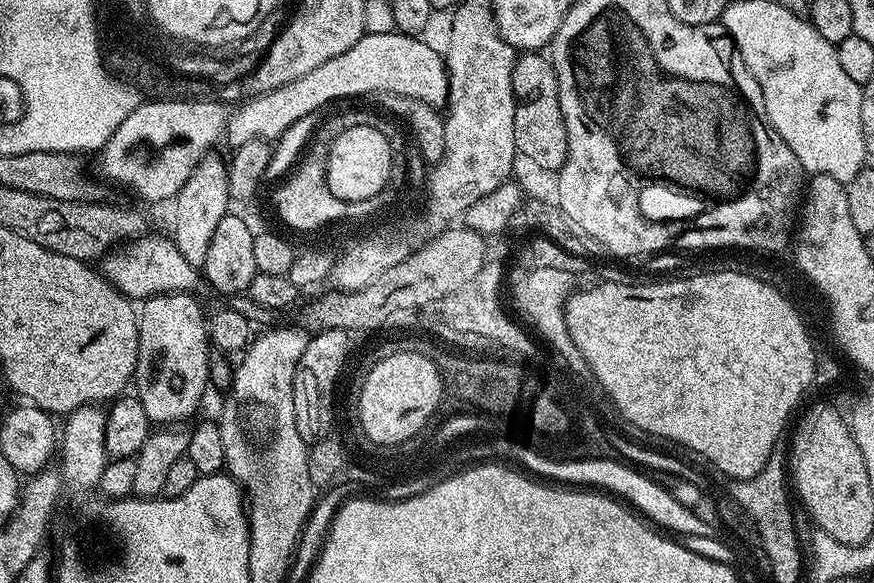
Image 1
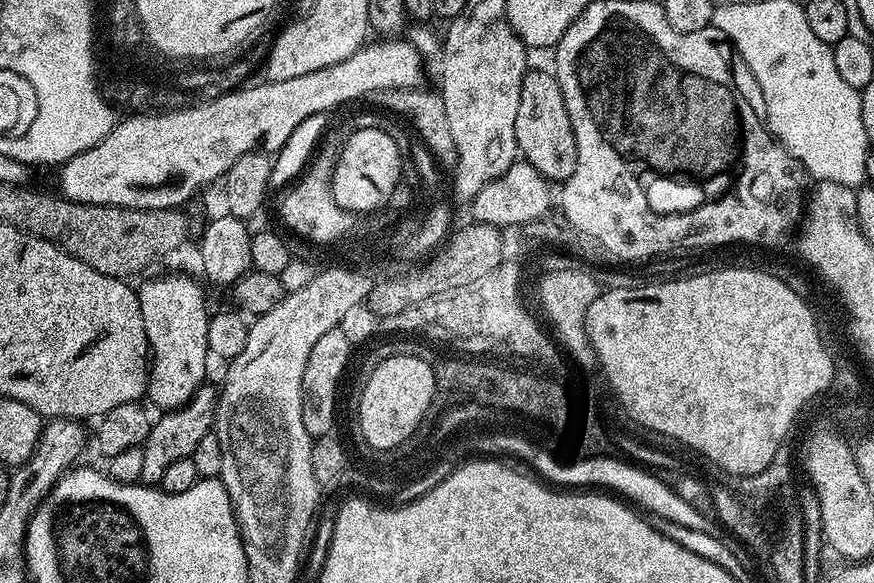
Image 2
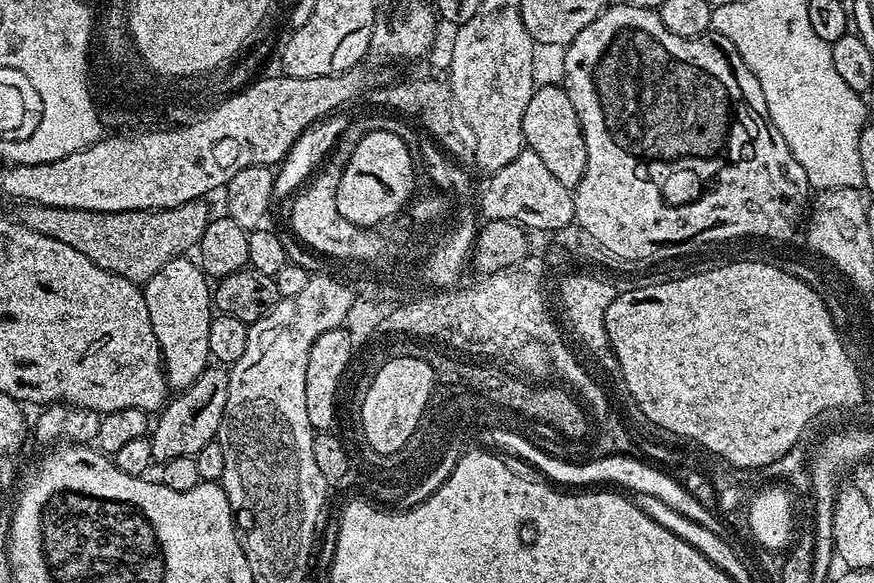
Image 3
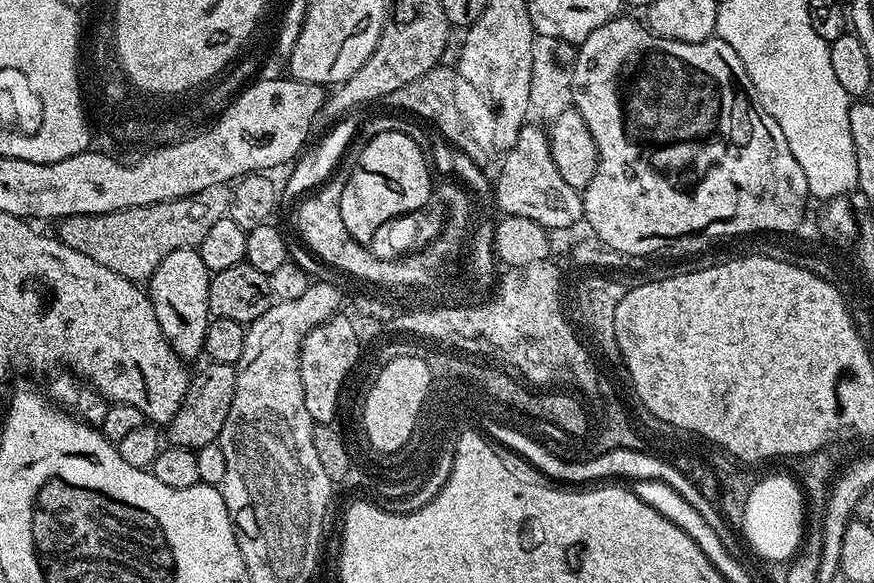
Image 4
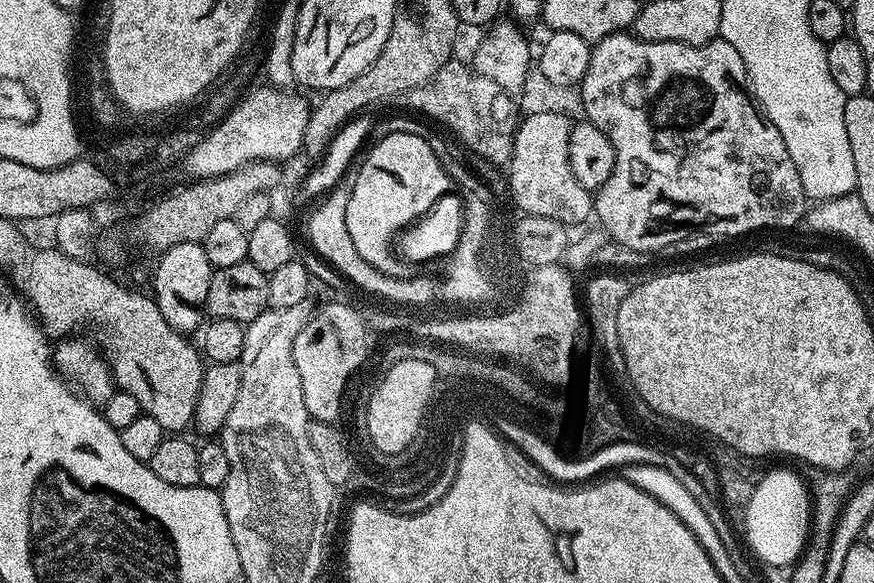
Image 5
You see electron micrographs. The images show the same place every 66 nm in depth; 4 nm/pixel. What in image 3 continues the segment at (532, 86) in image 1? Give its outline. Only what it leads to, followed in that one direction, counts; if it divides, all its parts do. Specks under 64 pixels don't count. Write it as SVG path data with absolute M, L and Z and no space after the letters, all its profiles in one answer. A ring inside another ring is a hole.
M559 83L543 84L532 89L530 102L526 102L526 114L522 114L524 143L534 150L534 154L538 154L538 158L542 158L546 170L550 170L550 174L554 174L562 186L575 190L586 170L586 142L582 126L563 87Z

